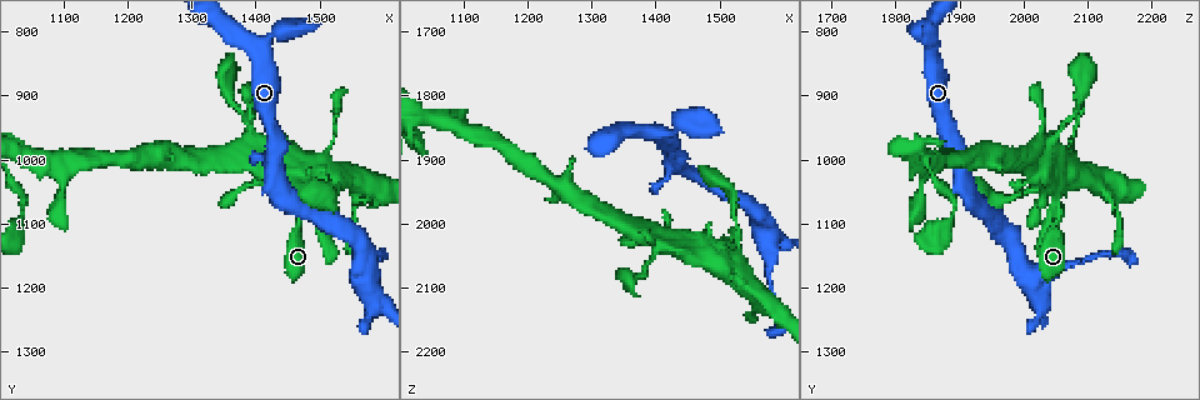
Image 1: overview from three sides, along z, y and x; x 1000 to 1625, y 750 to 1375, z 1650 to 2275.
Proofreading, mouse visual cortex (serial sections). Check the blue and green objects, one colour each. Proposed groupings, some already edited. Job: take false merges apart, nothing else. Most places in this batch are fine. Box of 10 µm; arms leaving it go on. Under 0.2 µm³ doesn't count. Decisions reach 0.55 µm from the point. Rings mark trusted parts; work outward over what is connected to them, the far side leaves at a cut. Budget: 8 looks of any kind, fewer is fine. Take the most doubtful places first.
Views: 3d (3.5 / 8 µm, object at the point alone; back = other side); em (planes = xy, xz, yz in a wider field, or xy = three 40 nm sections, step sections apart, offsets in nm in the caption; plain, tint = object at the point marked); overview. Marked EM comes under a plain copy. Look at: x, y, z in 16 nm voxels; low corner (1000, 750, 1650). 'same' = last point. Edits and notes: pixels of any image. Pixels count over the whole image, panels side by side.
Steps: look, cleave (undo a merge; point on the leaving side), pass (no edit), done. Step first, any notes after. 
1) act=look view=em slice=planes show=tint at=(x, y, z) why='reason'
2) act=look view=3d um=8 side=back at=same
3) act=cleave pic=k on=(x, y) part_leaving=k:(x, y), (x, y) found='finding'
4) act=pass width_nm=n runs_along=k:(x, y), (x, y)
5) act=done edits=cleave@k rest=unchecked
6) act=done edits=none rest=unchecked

act=look view=3d um=3.5 at=(1405, 995, 2030) why='branch point'

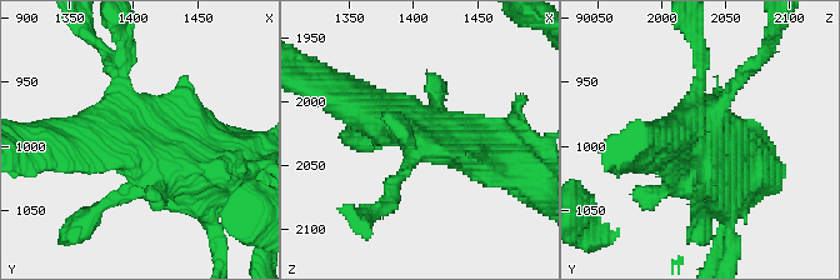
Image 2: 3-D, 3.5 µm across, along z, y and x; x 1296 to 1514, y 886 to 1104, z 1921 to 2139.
act=pass runs_along=2:(486, 160), (345, 103) found='all the same cell'

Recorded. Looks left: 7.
act=look view=3d um=3.5 at=(1525, 1030, 2045) why='branch point'

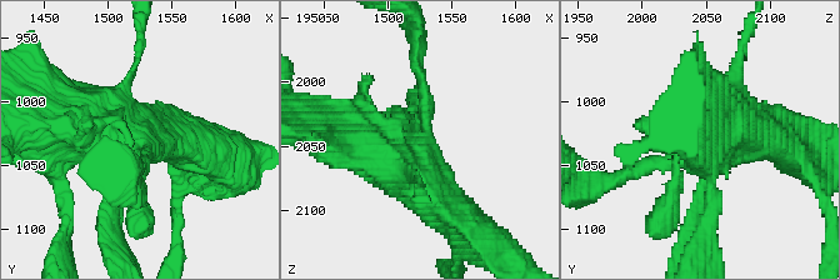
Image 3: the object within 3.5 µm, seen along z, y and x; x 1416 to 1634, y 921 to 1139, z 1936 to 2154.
act=look view=em slice=xy step=1 show=tint at=(1526, 1030, 2048) why='shape alone is not enough'

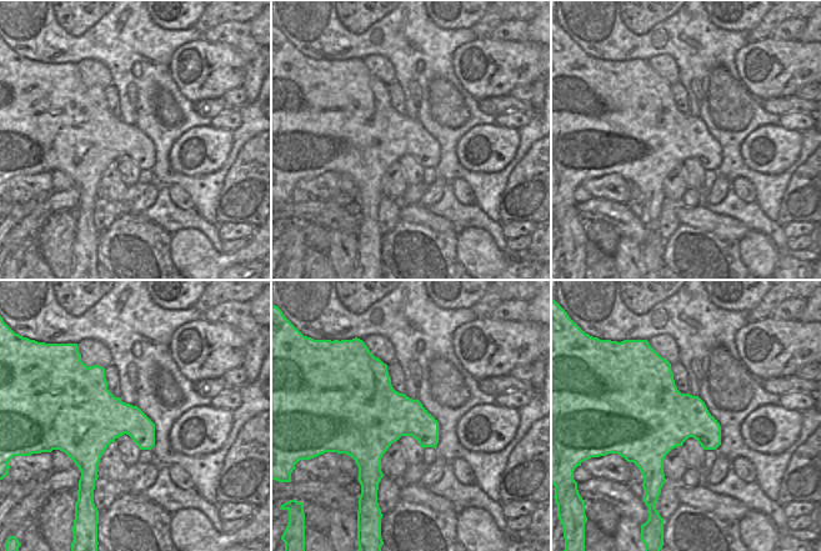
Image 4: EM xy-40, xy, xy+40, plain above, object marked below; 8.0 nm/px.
act=pass width_nm=460 runs_along=3:(333, 144), (406, 158), (456, 218) found='one cell here'

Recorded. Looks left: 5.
act=look view=3d um=3.5 at=(1405, 835, 1855) why='sudden change in width'

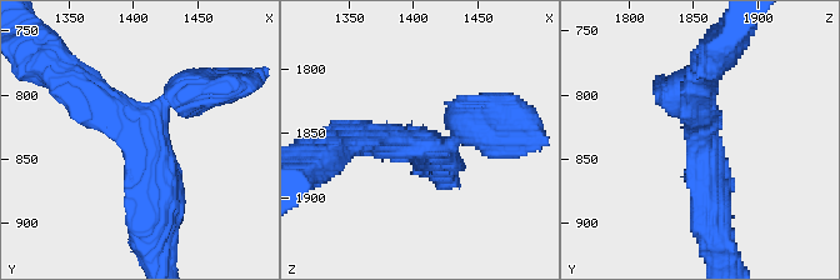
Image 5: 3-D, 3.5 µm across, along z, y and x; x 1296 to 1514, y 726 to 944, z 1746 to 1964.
act=look view=em slice=xy step=3 show=tint at=(1404, 832, 1856) arms=3 arm_widths_nm=150,400,400

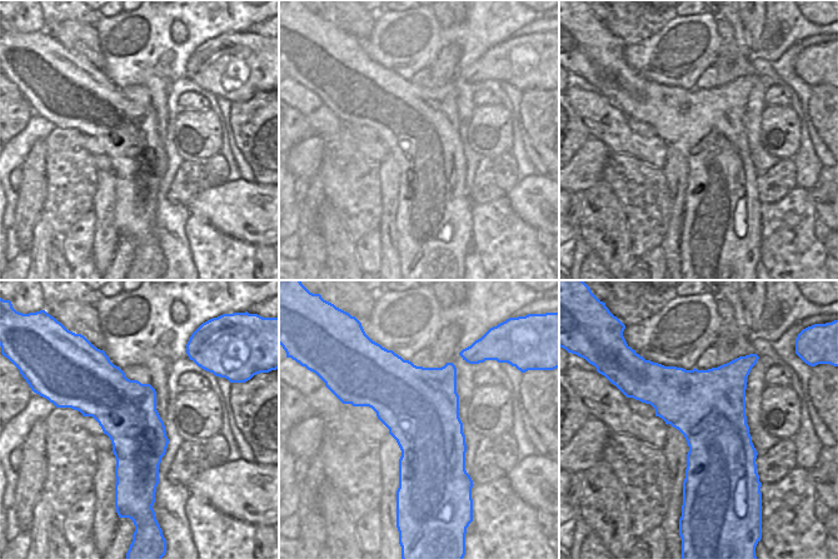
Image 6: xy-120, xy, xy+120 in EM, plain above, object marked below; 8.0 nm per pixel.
act=pass runs_along=5:(149, 216), (145, 144), (69, 83) found='one cell here'

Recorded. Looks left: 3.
act=done edits=none rest=unchecked

